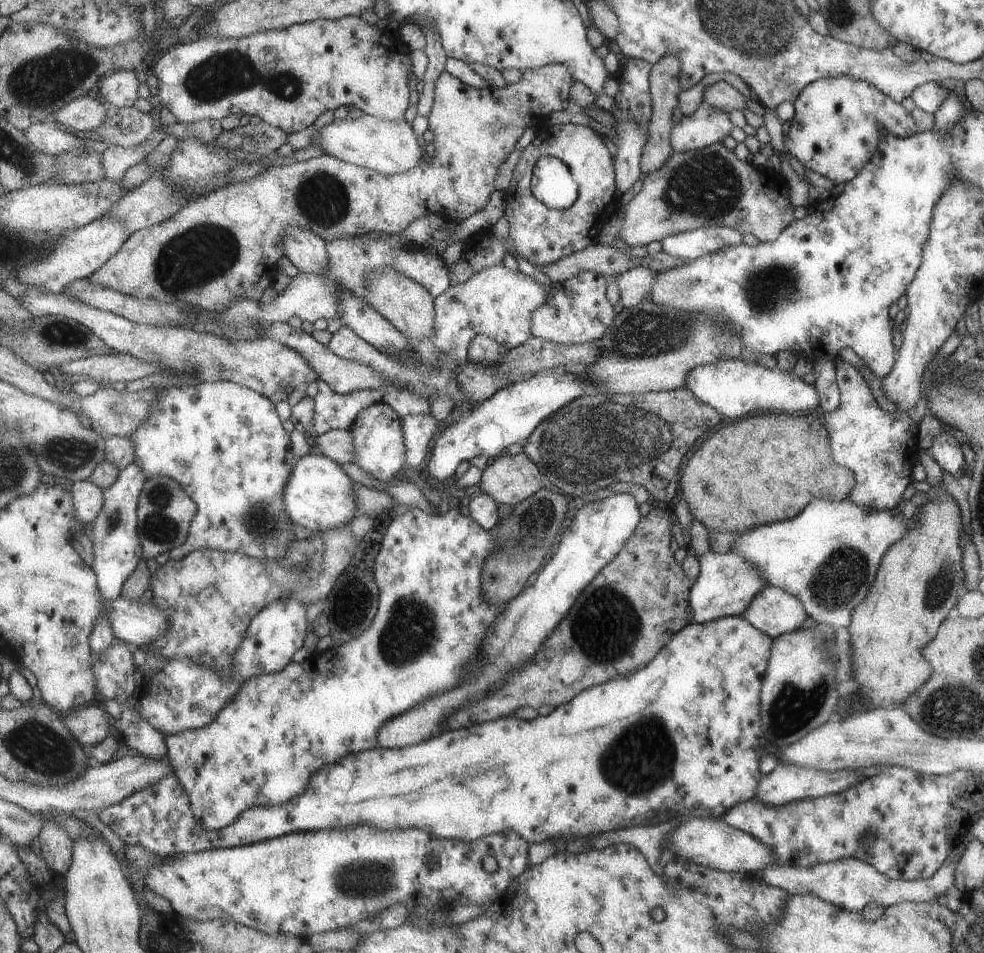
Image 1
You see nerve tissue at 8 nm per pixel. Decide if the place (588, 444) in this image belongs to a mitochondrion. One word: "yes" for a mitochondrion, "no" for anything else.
yes

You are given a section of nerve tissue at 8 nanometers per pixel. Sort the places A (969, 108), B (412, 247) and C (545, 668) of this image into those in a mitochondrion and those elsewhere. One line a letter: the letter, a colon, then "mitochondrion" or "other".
A: other
B: other
C: other

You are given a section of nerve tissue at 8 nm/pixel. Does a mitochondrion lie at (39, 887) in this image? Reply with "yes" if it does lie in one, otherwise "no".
no

